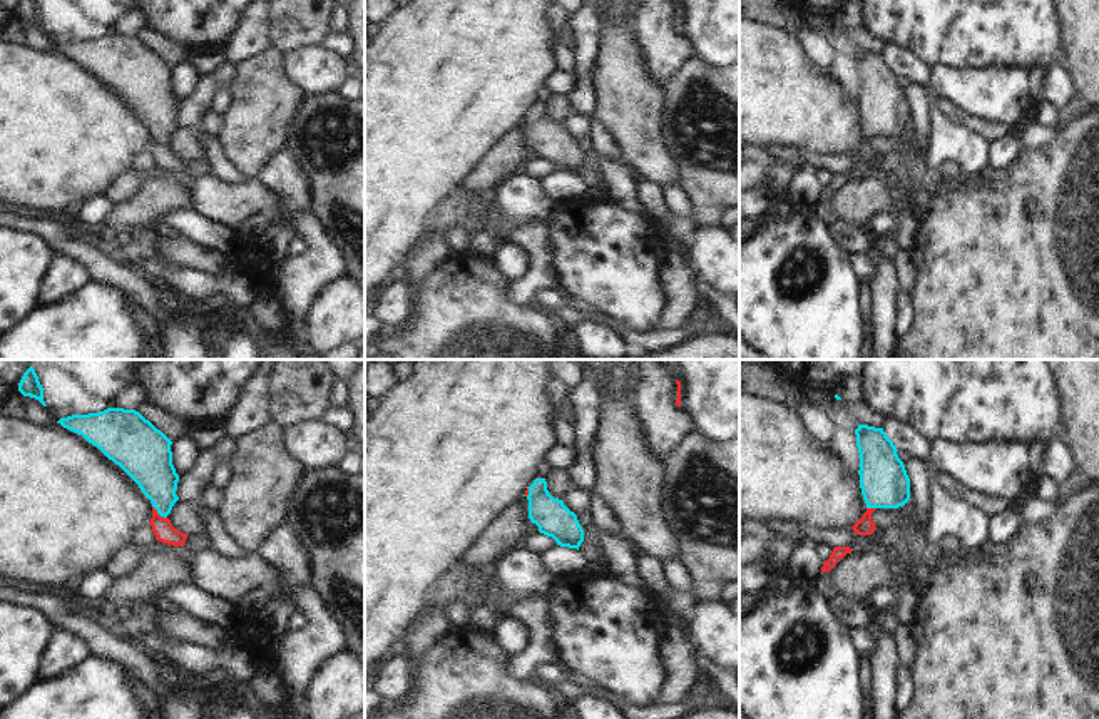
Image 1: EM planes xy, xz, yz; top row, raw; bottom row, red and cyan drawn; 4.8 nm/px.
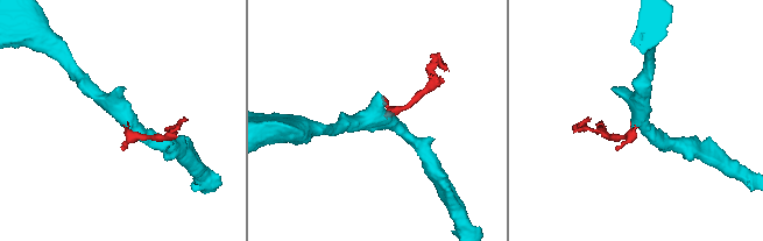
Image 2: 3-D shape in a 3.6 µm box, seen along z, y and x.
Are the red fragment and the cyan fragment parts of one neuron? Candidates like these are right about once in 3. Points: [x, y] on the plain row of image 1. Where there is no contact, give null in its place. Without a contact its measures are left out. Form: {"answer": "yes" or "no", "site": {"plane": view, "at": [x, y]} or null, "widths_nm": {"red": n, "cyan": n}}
{"answer": "yes", "site": {"plane": "xy", "at": [158, 139]}, "widths_nm": {"red": 100, "cyan": 220}}

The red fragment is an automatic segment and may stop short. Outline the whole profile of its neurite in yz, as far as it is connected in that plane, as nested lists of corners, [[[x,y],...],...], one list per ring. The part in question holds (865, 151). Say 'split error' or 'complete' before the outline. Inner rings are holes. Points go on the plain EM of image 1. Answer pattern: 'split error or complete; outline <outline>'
split error; outline [[[858,50],[855,55],[860,79],[860,114],[866,137],[851,152],[858,161],[872,161],[877,152],[872,139],[877,134],[898,134],[910,125],[910,104],[897,72],[883,54]]]

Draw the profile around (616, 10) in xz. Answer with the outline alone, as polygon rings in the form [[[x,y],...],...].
[[[606,0],[604,23],[616,27],[624,17],[631,15],[632,8],[631,0]]]

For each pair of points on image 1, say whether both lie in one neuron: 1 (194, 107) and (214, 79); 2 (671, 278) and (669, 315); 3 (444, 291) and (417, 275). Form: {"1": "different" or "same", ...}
{"1": "same", "2": "same", "3": "different"}

